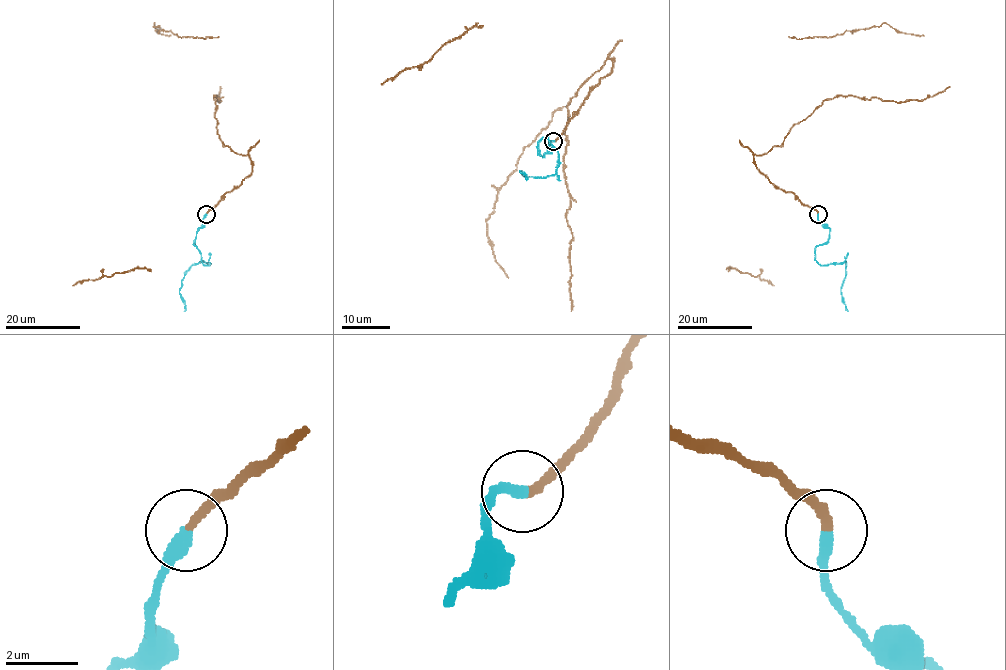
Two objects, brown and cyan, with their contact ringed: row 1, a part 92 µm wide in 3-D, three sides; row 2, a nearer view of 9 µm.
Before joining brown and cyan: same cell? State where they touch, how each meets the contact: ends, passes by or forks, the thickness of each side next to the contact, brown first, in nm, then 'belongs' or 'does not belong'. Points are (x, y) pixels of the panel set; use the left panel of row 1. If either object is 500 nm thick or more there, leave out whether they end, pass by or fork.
at (206, 214); brown ends there; cyan ends there; 240 nm thick on the brown side, 320 nm on the other; belongs

